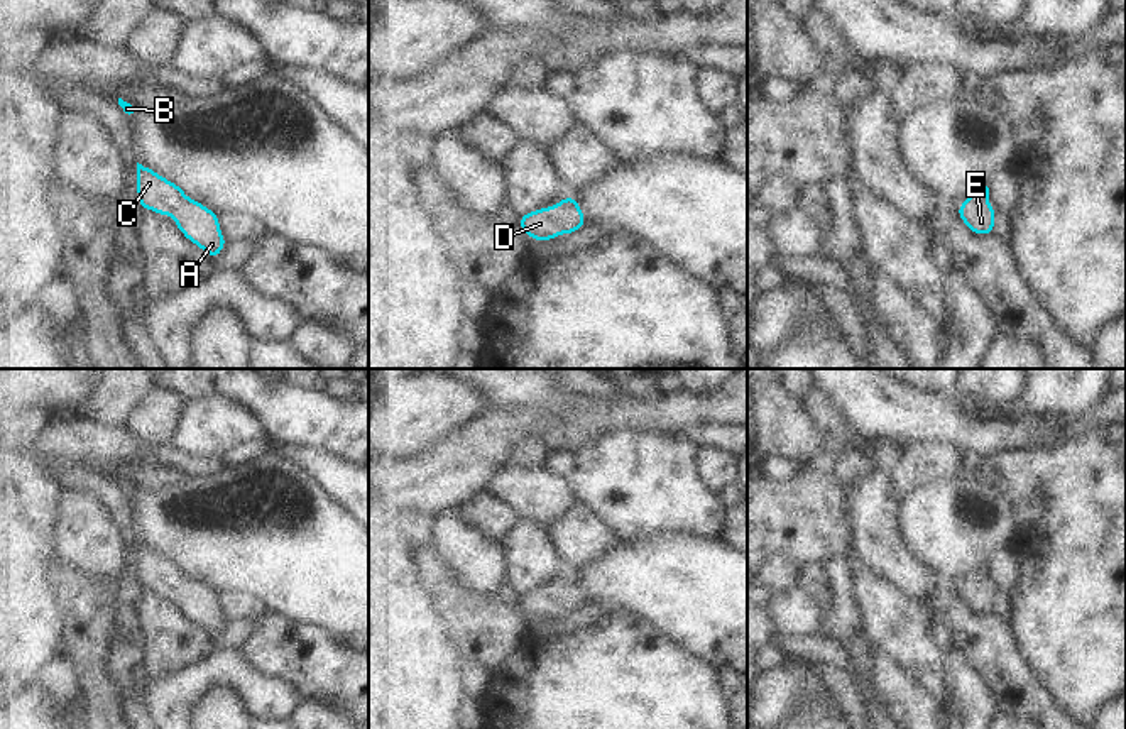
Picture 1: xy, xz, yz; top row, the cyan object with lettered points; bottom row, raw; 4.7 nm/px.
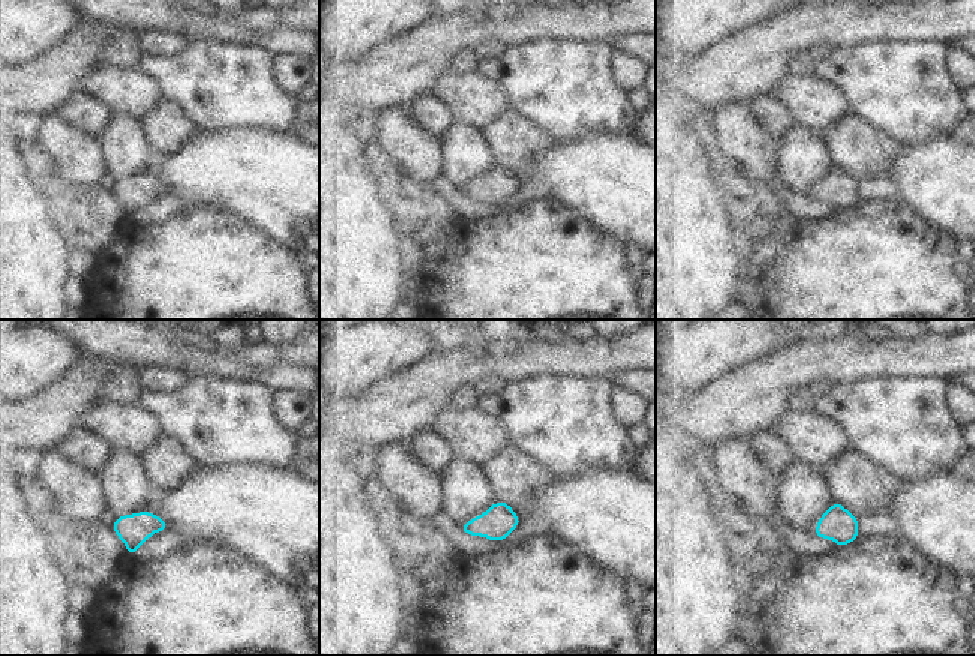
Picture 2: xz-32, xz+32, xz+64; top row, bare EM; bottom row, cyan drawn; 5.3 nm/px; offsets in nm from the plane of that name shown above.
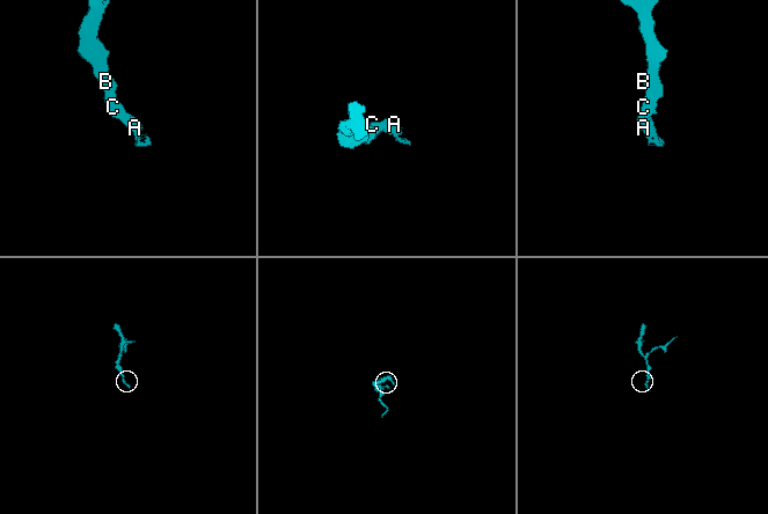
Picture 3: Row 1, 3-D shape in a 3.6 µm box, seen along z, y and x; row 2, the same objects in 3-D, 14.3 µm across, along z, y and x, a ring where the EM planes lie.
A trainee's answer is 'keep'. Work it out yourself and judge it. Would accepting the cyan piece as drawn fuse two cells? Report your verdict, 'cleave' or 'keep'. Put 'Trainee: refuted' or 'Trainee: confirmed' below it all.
keep
Trainee: confirmed

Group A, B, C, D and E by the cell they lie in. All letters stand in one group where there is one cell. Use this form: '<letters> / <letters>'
A B C D E

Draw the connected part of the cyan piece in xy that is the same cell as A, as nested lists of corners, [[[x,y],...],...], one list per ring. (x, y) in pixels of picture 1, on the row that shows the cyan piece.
[[[137,162],[139,203],[162,215],[172,215],[188,240],[215,259],[227,244],[218,228],[218,215],[184,196],[183,189]]]

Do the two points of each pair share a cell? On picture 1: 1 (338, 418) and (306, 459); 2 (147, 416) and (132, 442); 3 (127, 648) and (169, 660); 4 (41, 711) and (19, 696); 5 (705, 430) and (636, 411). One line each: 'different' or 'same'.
1: different
2: different
3: different
4: different
5: different

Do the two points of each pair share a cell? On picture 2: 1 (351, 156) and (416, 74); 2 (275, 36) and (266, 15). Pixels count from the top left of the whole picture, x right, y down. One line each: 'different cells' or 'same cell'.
1: different cells
2: different cells

